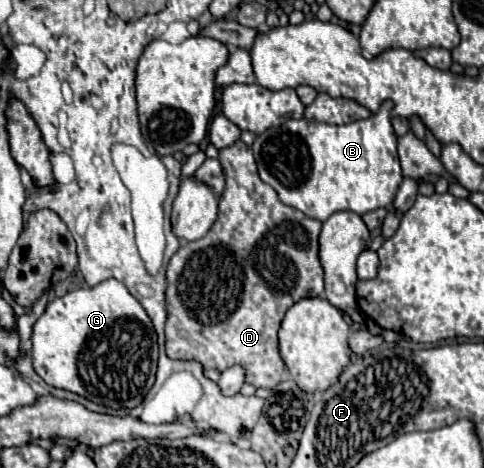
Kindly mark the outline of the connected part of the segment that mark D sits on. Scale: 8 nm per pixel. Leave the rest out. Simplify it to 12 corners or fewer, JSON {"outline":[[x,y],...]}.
{"outline":[[242,140],[204,238],[166,268],[166,354],[284,374],[286,310],[324,294],[322,222]]}

